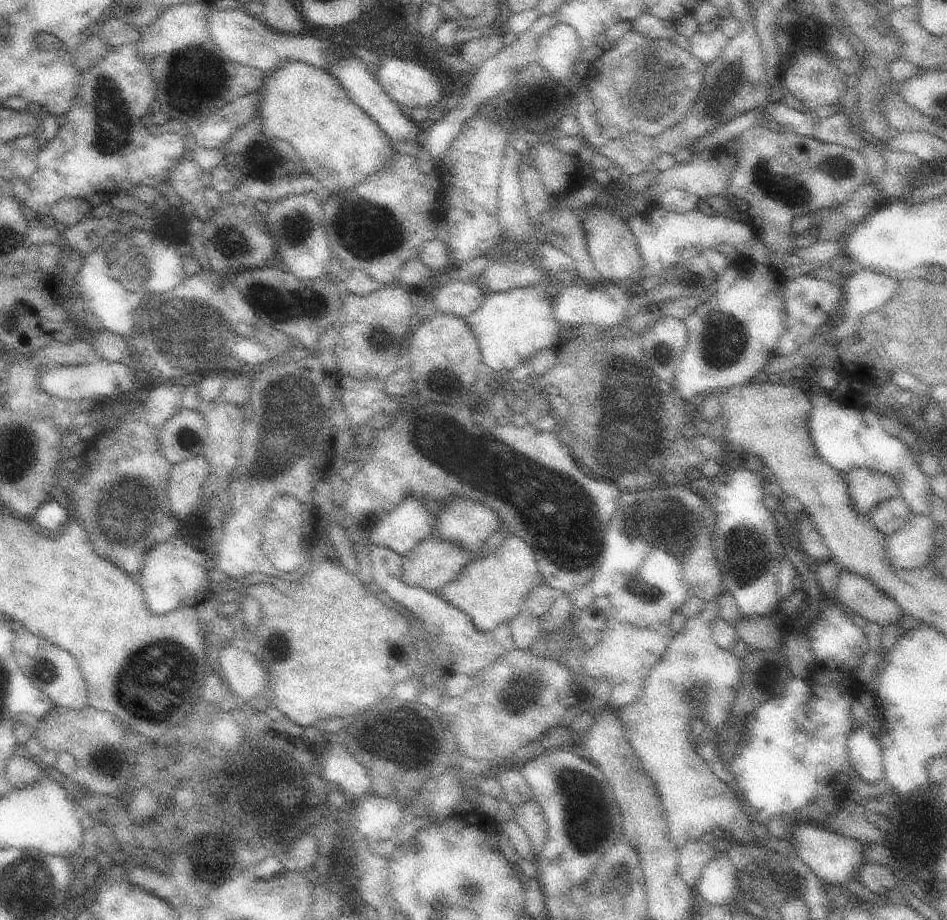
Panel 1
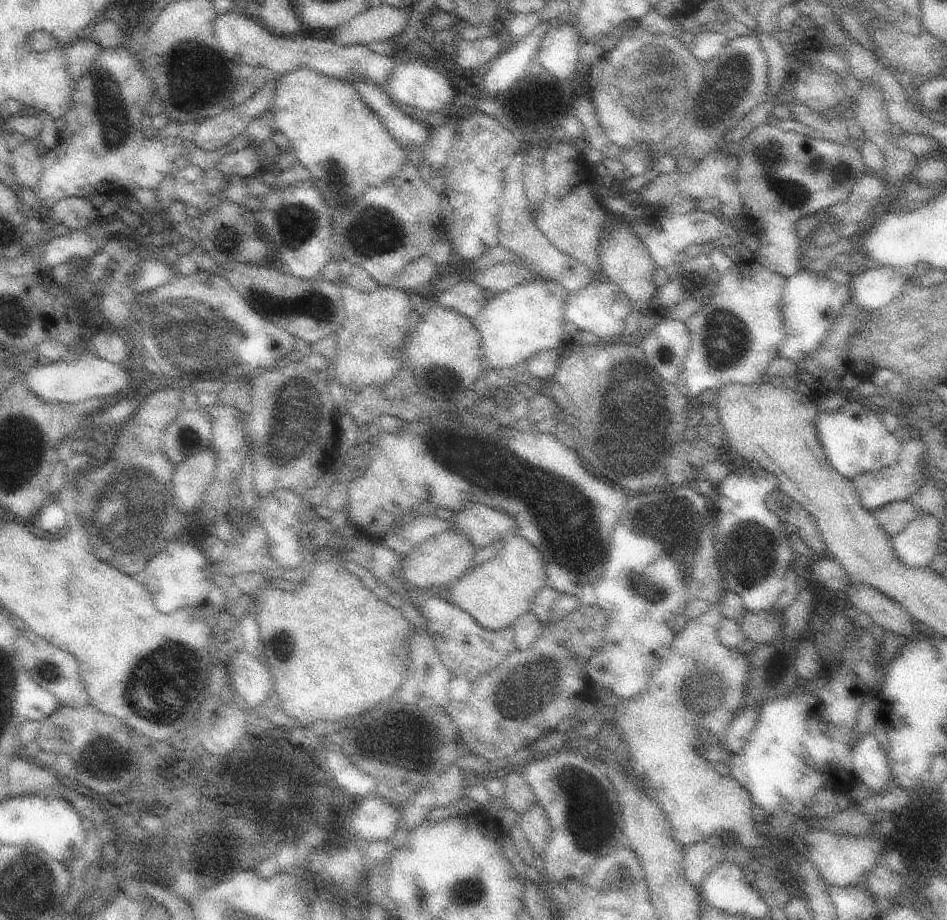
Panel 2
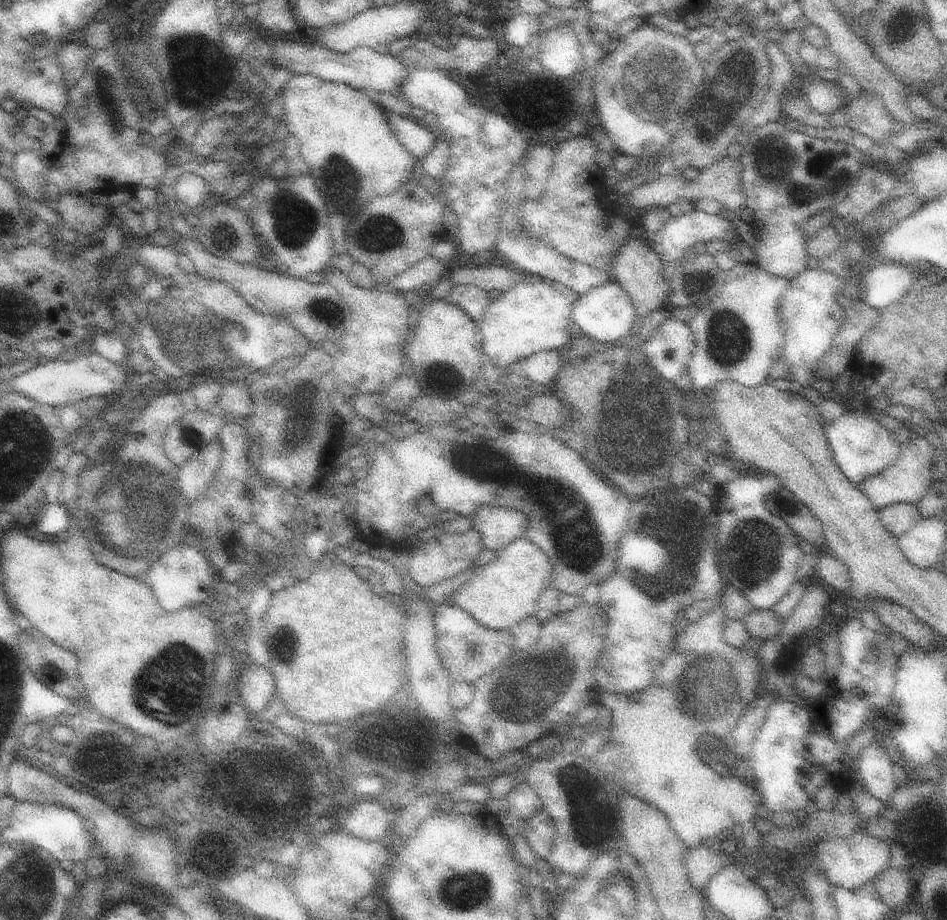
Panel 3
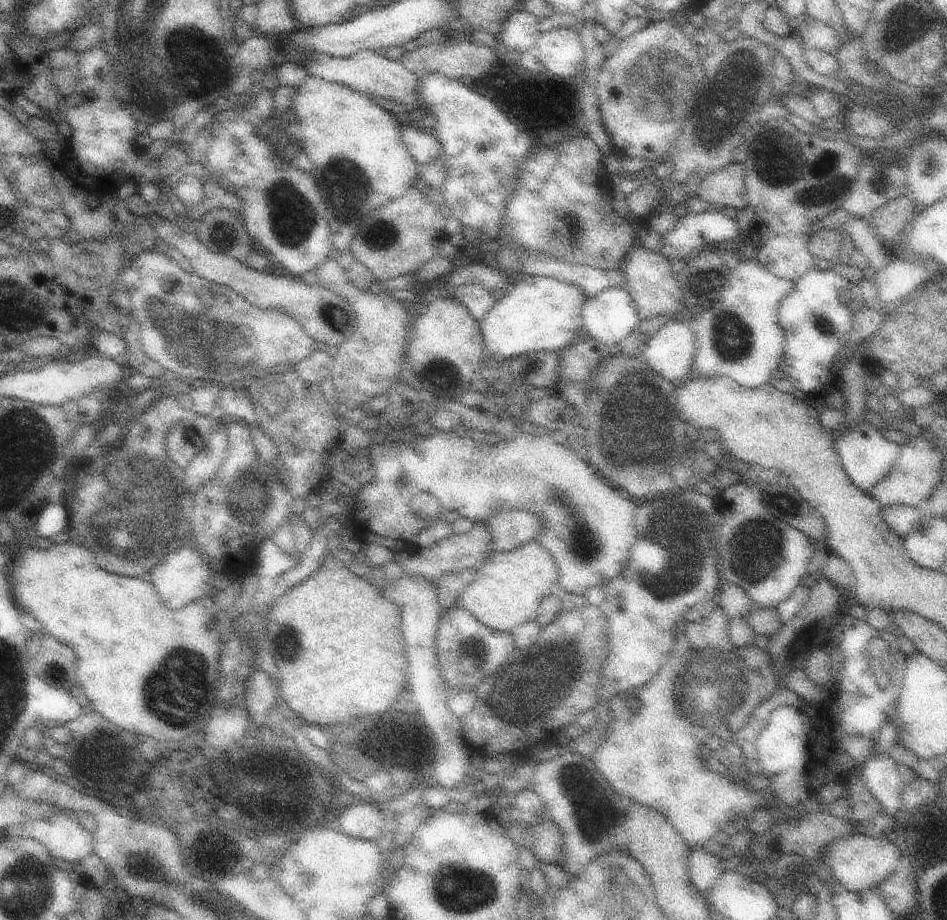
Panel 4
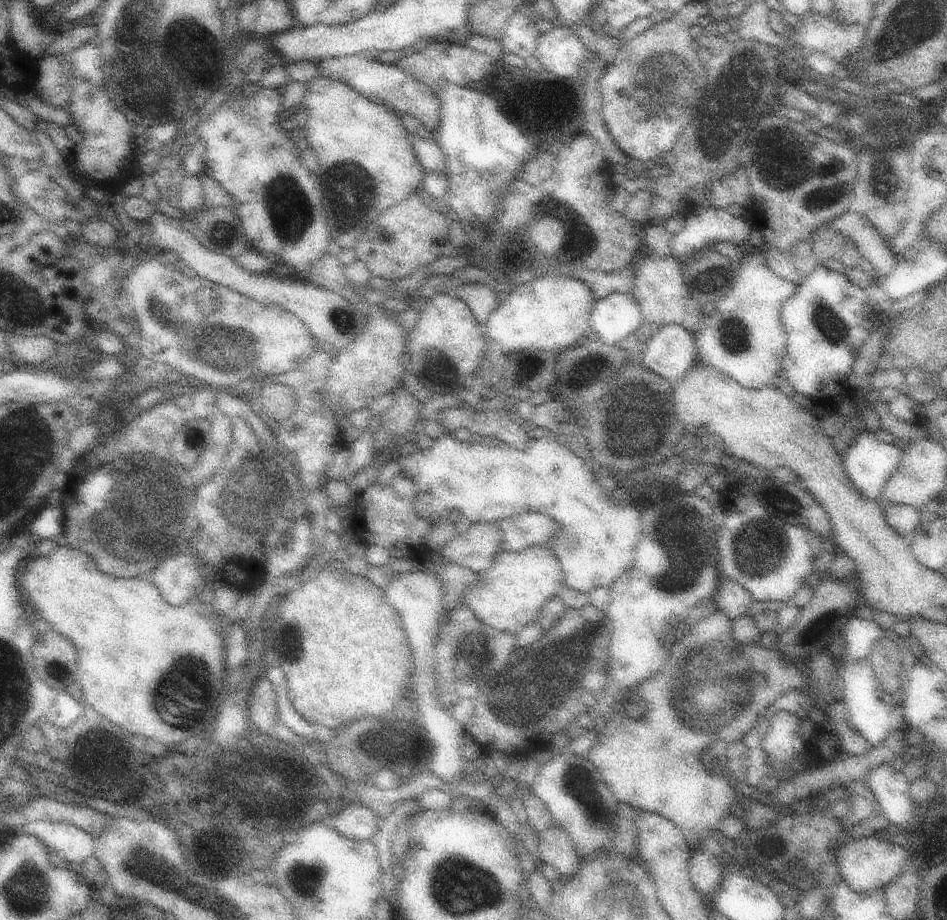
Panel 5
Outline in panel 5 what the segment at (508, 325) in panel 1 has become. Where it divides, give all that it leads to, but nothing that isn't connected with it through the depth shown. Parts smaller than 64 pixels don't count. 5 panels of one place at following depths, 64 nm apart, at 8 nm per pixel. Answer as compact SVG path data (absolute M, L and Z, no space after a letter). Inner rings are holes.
M549 274L503 294L499 308L483 326L483 336L497 340L509 354L521 350L545 350L559 354L593 334L591 312L595 304L597 298L583 280L563 274Z

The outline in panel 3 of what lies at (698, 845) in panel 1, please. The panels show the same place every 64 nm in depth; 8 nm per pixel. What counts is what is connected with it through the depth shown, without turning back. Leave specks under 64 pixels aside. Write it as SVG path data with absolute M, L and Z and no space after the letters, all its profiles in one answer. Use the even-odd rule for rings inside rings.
M707 844L689 850L687 854L687 876L691 886L703 896L707 898L707 884L711 882L711 878L715 878L731 860L725 858L721 852L709 850Z

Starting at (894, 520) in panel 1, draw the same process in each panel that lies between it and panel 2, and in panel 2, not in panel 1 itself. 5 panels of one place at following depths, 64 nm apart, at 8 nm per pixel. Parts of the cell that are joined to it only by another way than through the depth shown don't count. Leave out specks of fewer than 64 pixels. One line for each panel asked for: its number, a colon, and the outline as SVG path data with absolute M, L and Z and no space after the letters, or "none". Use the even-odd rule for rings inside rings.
2: M891 502L887 506L877 508L873 514L877 516L877 522L891 538L903 532L915 518L921 516L915 502Z

